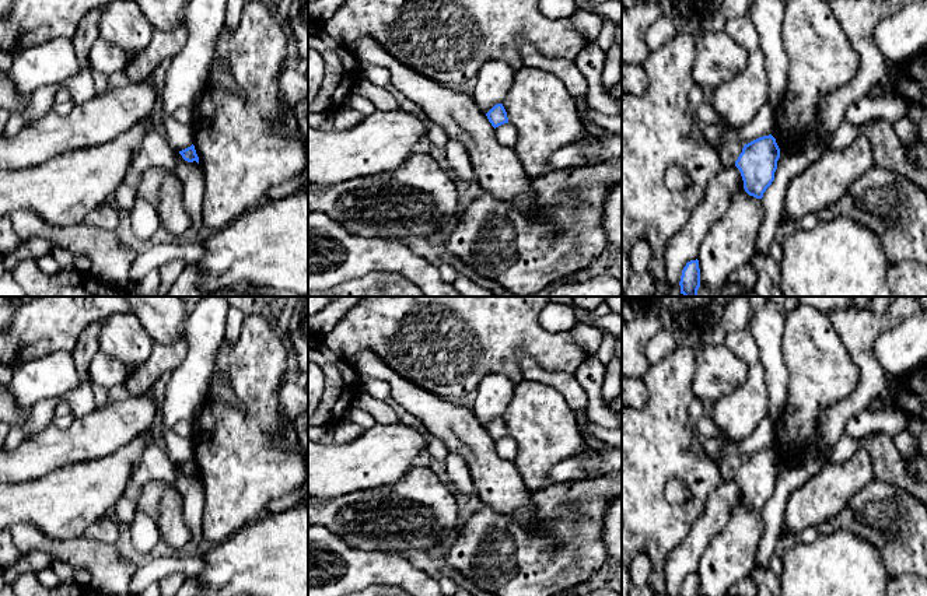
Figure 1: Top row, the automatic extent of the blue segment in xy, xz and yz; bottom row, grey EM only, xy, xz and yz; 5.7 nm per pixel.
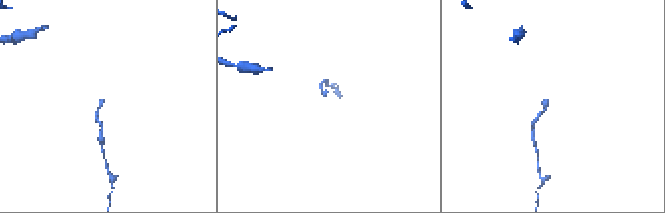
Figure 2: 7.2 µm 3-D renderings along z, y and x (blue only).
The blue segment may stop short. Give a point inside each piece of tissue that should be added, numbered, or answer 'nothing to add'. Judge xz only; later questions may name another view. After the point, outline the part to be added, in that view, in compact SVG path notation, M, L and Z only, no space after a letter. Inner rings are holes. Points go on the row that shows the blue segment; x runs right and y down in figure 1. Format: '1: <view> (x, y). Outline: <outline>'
1: xz (506, 135). Outline: M504 123L494 129L500 144L513 148L518 140L518 132L511 123Z

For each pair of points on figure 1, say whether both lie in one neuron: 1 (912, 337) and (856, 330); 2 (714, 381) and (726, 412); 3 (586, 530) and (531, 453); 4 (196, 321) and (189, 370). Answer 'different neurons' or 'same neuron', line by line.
1: different neurons
2: different neurons
3: different neurons
4: same neuron

